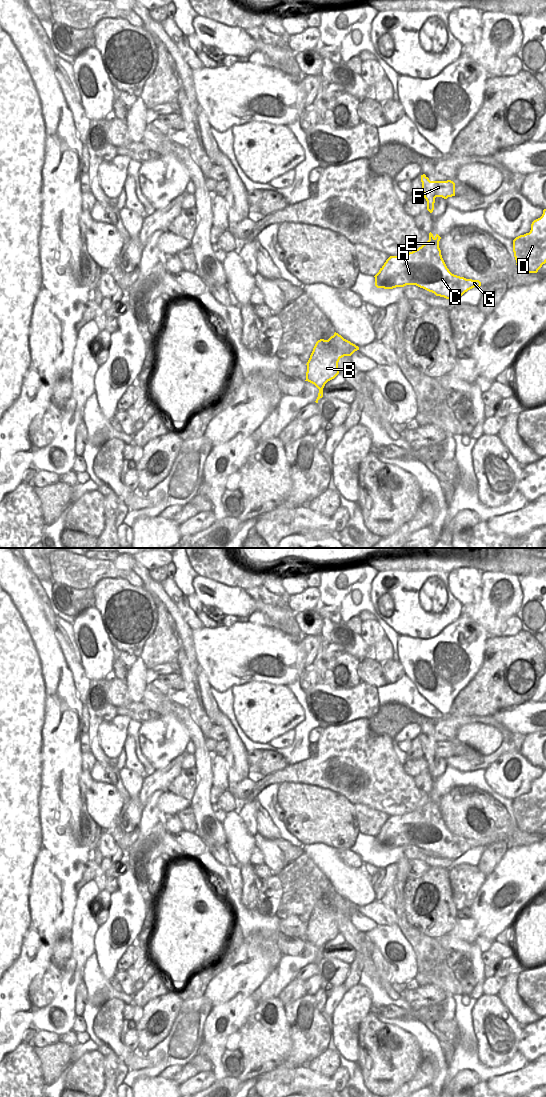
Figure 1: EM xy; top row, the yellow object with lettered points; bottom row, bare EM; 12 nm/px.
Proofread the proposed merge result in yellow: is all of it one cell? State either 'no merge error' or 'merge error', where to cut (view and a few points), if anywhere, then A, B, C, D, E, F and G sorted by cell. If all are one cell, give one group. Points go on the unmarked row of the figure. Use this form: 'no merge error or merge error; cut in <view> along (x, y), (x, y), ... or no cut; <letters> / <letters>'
merge error; cut in xy along (433, 762), (428, 770); A B C D E G / F

